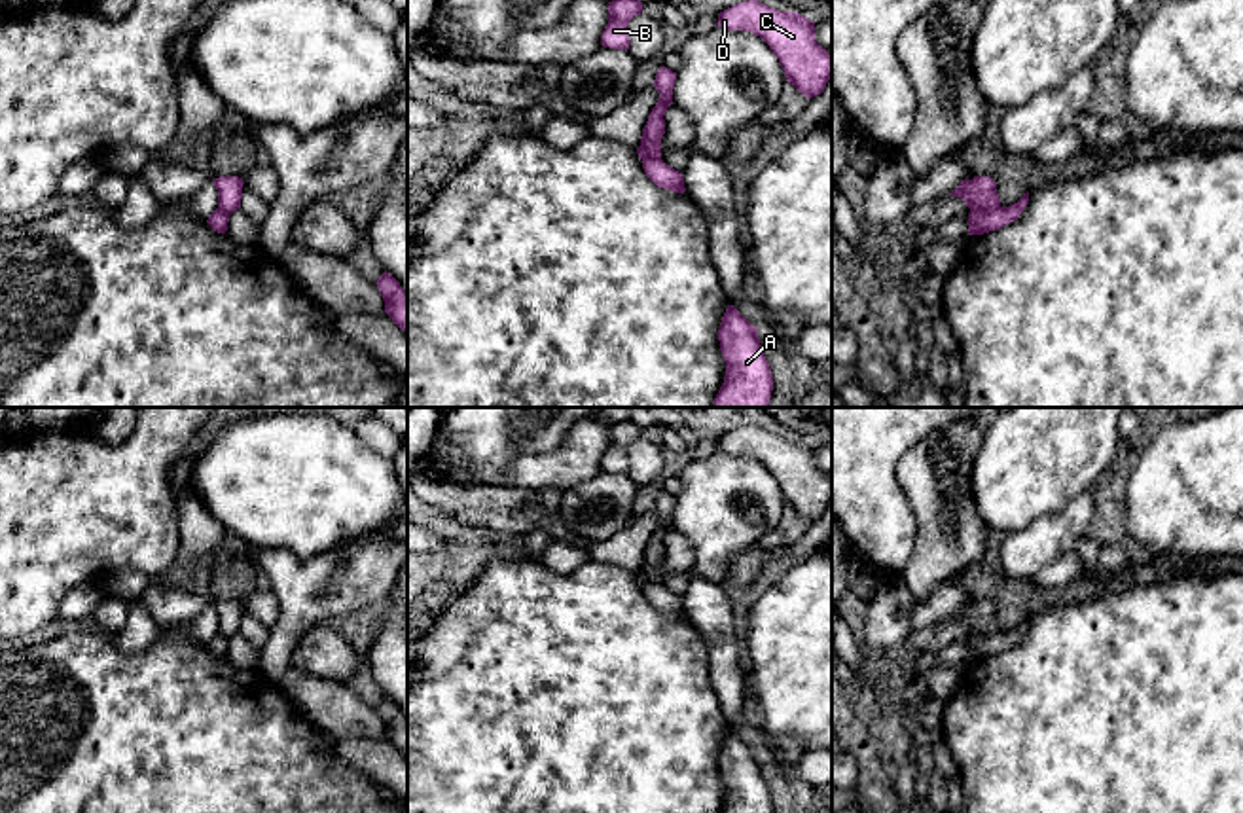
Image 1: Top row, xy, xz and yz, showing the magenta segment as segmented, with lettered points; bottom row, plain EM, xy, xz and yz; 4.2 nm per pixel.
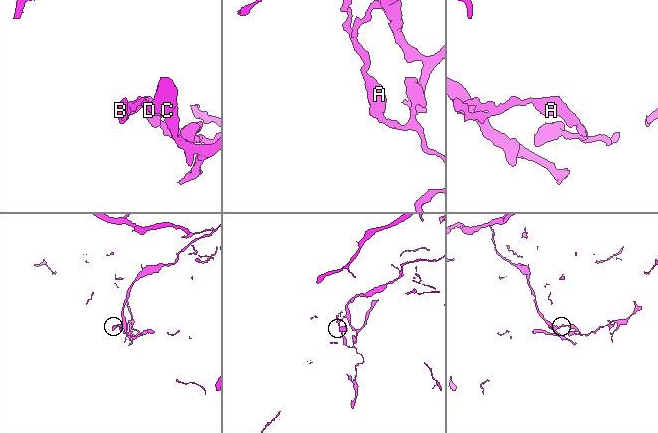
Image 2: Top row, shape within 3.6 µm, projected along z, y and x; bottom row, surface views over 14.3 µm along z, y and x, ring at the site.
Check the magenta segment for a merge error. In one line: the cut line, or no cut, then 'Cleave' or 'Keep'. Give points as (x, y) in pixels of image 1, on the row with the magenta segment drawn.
Split along yz (999, 205), (971, 213). Cleave

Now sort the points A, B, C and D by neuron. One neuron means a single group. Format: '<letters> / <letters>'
A B / C D

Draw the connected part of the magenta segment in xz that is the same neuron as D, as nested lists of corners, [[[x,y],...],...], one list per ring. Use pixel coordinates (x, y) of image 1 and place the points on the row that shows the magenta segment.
[[[758,0],[718,13],[716,27],[760,36],[779,59],[786,81],[802,95],[820,95],[832,76],[832,57],[815,40],[815,23],[796,11],[779,11]]]

